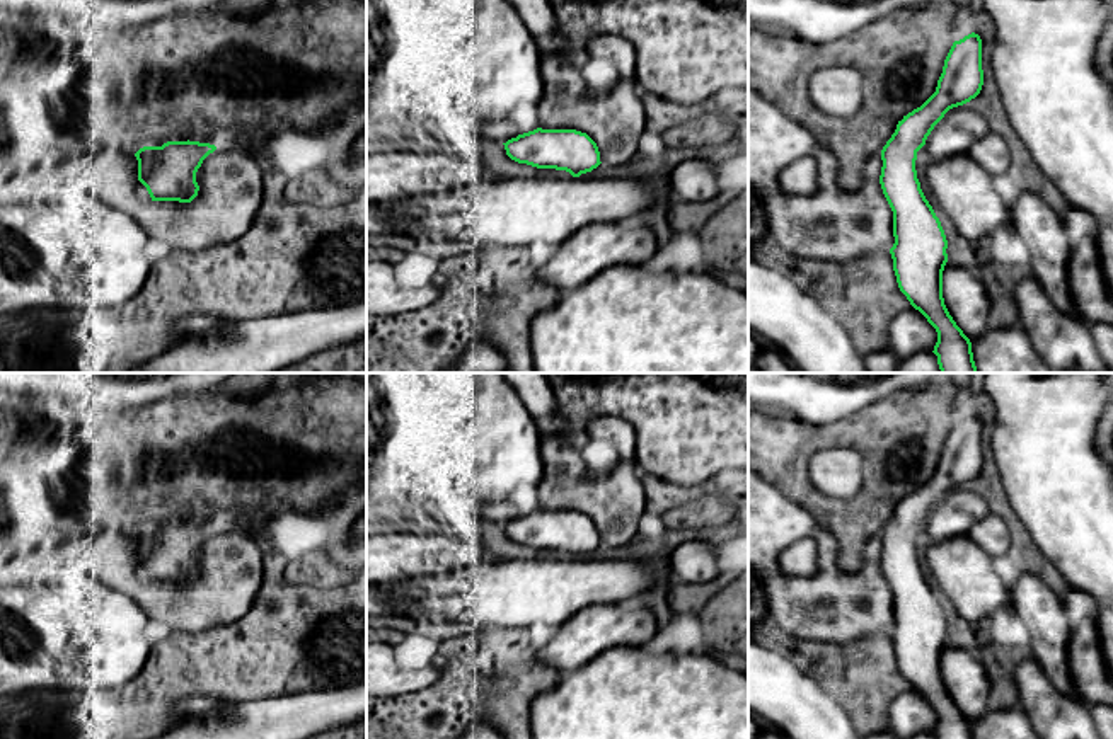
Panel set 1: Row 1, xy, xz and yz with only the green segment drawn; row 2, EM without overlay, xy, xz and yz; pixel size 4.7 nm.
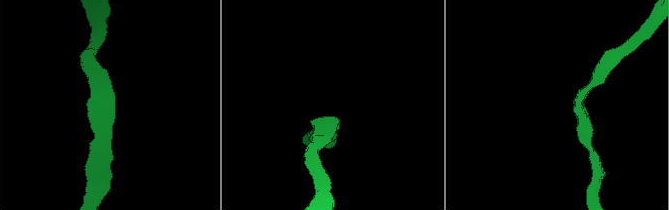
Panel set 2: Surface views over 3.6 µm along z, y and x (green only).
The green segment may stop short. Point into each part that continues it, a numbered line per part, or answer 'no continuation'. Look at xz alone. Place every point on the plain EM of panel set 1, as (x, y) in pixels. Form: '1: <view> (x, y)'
no continuation

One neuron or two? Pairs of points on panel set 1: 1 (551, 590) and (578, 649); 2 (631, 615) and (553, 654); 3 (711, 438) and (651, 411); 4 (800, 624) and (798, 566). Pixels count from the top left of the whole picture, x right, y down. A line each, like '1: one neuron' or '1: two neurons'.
1: two neurons
2: one neuron
3: one neuron
4: two neurons

